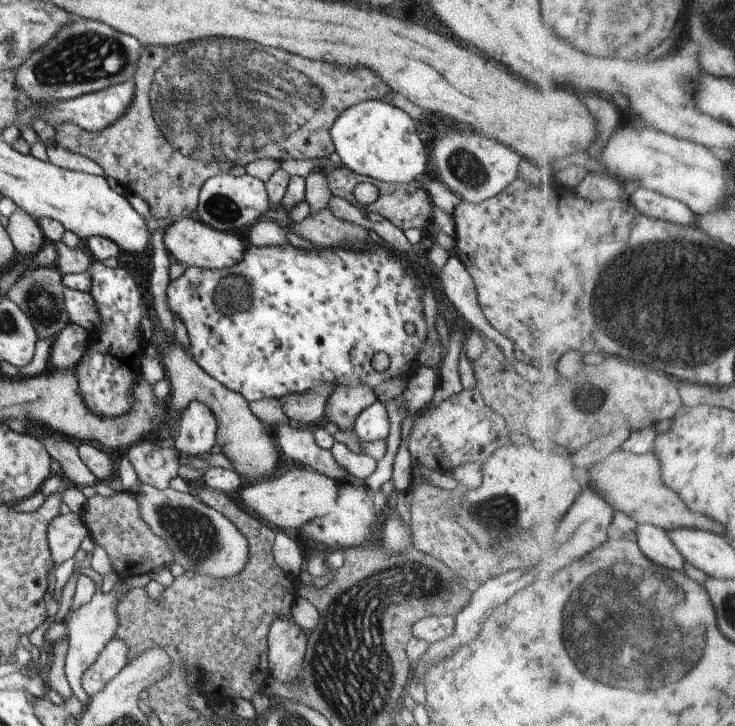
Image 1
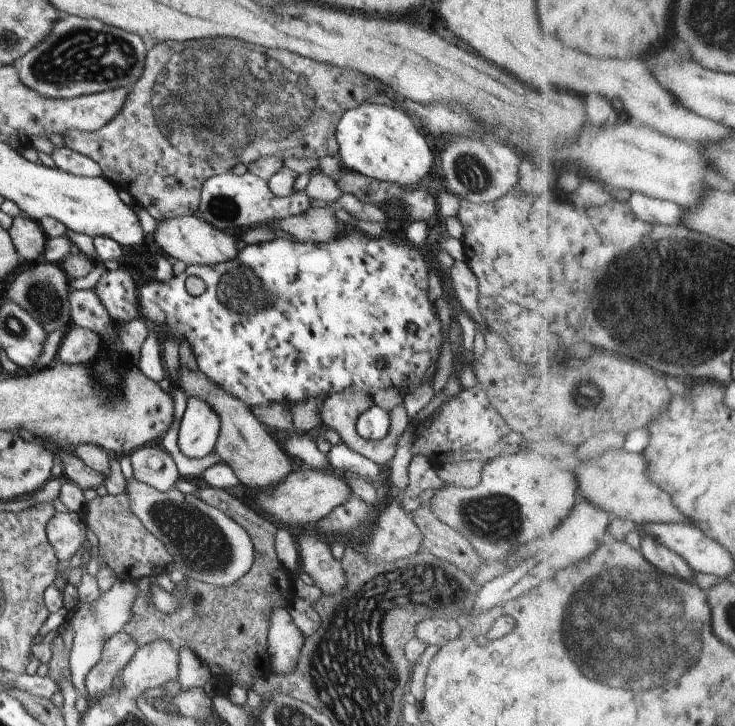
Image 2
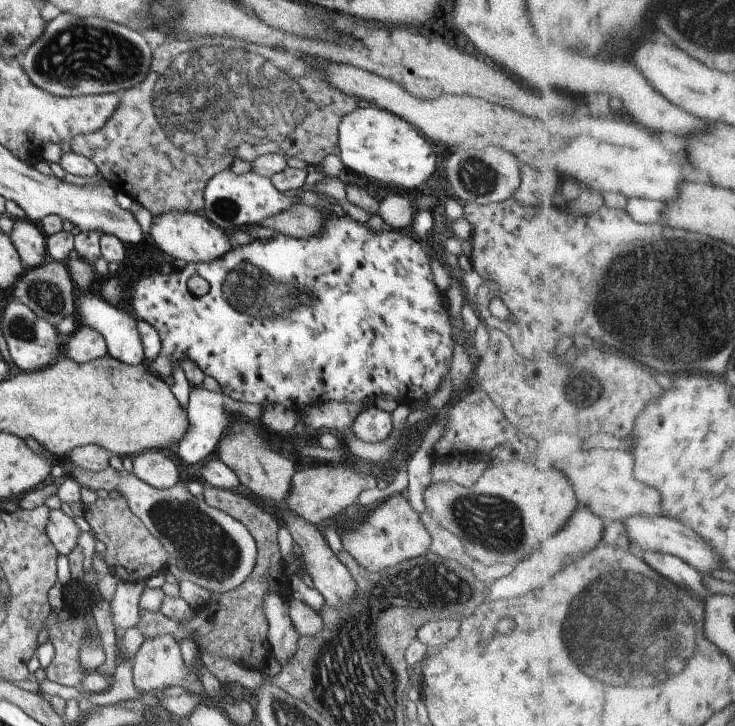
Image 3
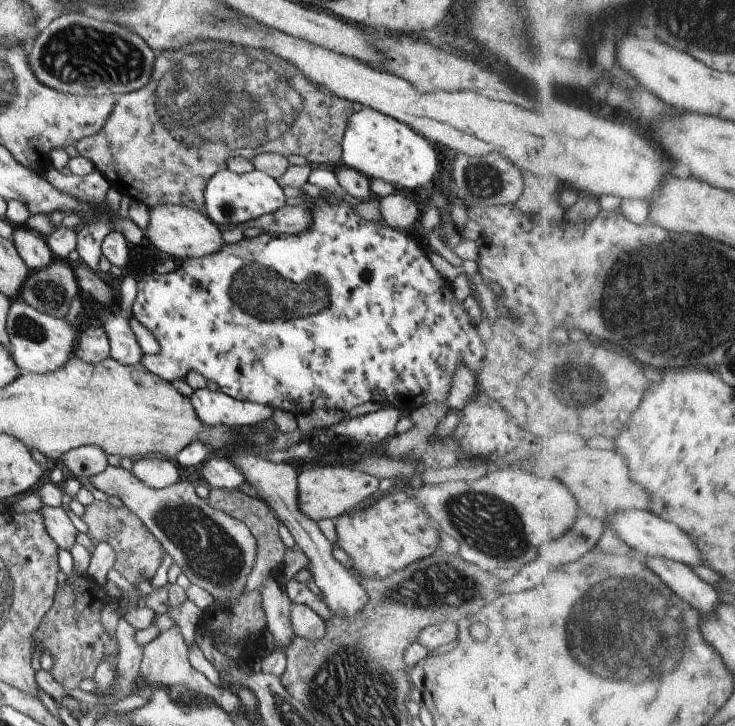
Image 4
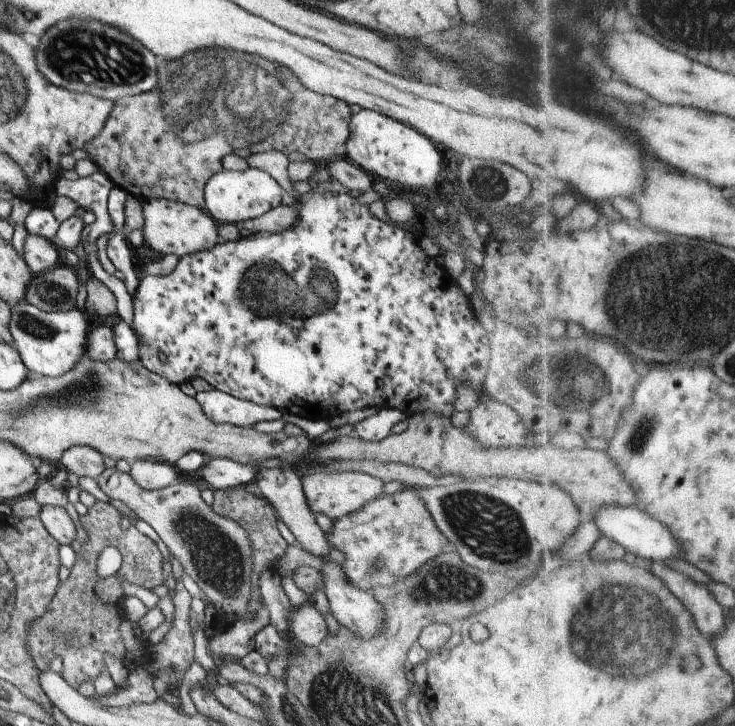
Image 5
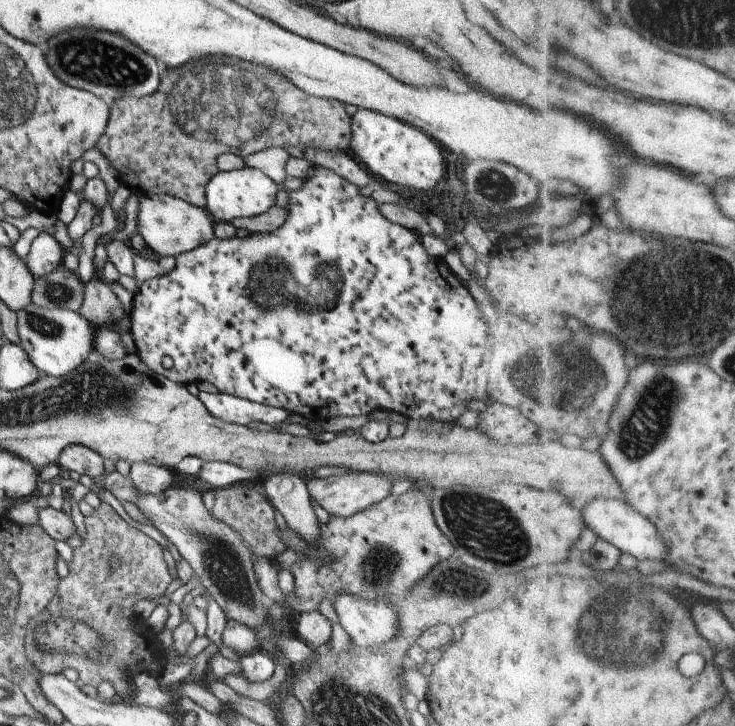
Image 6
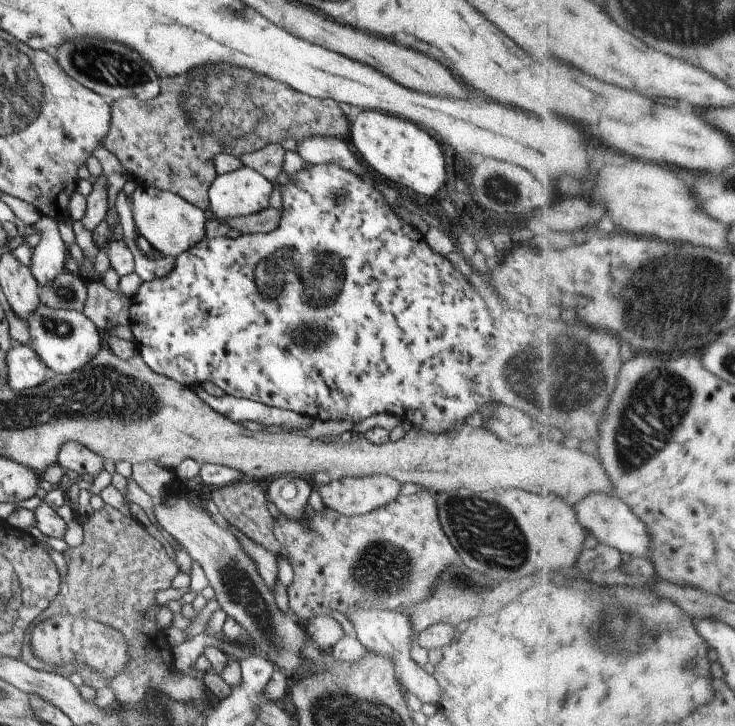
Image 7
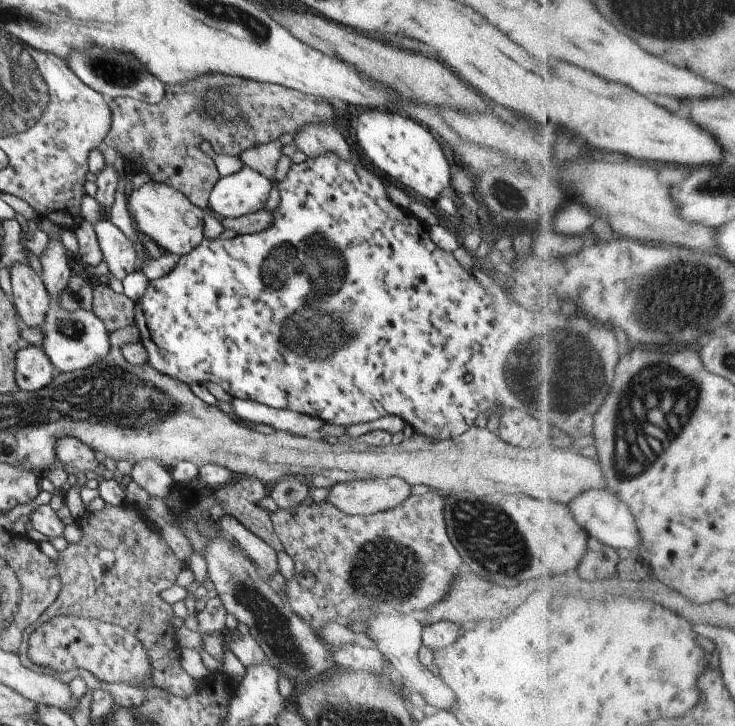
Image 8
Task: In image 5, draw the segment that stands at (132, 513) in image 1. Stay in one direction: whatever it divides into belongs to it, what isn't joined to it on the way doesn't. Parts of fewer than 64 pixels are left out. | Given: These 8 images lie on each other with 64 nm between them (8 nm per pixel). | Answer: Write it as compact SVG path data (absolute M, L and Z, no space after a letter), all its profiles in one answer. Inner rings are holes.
M96 501L94 506L88 507L86 515L80 515L80 522L87 532L89 541L82 544L82 550L76 554L76 562L70 569L69 577L60 581L48 610L39 618L46 622L34 624L30 628L28 647L31 655L34 658L37 654L45 657L44 662L48 662L50 656L62 658L62 678L74 690L79 690L80 684L84 682L94 684L103 677L102 672L108 671L104 654L109 652L117 655L124 649L119 628L122 620L125 619L124 602L127 596L121 586L121 579L125 581L129 579L146 587L163 584L161 580L156 579L163 574L162 553L150 537L136 529L132 524L136 522L134 519L128 517L128 520L130 525L123 530L120 511L109 502L103 501ZM106 546L115 546L122 550L123 563L117 572L118 576L106 578L99 576L96 572L99 554ZM54 620L78 620L78 634L74 634L68 626L60 626ZM62 636L68 636L68 638L62 638ZM62 640L68 640L66 644L70 646L62 646Z

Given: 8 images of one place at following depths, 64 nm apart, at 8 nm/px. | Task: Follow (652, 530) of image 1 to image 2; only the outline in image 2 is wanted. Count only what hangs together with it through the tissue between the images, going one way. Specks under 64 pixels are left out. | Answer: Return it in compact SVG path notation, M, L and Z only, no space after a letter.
M642 536L642 549L646 558L653 562L655 567L670 576L678 576L686 582L696 582L692 565L680 554L676 554L672 548L660 544L660 540L654 540L652 536Z

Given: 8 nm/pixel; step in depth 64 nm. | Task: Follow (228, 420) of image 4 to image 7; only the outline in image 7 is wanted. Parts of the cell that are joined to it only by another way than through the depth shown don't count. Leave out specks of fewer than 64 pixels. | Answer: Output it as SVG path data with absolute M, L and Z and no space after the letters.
M194 385L194 392L201 398L212 410L222 414L232 422L258 422L262 426L284 426L288 431L300 432L302 428L308 428L314 424L314 419L297 412L268 406L250 399L233 397L230 395L222 398L210 395L204 391L201 385Z

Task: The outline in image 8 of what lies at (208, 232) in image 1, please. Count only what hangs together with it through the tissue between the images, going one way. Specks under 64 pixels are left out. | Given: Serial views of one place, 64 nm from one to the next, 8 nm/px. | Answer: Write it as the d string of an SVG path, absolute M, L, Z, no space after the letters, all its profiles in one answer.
M150 181L132 190L127 199L127 208L136 221L139 234L154 240L166 253L178 256L188 254L205 239L205 210L194 206L182 192L164 182Z

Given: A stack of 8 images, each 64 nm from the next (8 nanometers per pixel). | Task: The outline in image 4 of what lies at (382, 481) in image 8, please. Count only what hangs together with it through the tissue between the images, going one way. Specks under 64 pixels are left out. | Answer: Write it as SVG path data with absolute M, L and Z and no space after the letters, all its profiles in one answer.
M316 463L300 465L297 480L300 509L304 514L312 516L312 520L316 522L322 518L335 521L338 517L345 516L360 502L368 500L368 497L378 491L381 481L371 474L364 474L350 466L318 466Z

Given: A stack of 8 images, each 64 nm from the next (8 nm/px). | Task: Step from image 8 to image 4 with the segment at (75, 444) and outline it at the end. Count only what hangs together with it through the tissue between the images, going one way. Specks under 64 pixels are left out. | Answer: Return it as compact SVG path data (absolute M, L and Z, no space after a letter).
M84 445L69 450L61 459L69 473L79 480L96 476L108 466L107 454L94 445Z

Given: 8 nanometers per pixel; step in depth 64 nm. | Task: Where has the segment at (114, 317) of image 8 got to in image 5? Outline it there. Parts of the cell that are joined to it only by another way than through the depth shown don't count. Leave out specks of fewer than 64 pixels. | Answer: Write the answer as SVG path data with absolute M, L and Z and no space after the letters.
M92 274L86 277L87 297L81 311L96 315L99 318L106 318L117 314L114 294Z

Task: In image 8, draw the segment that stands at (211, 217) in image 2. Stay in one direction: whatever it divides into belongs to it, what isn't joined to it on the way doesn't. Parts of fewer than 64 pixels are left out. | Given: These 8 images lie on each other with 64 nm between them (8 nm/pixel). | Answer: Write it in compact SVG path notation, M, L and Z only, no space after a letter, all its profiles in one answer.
M243 165L236 174L220 177L209 194L209 210L220 219L241 217L264 209L273 183Z

